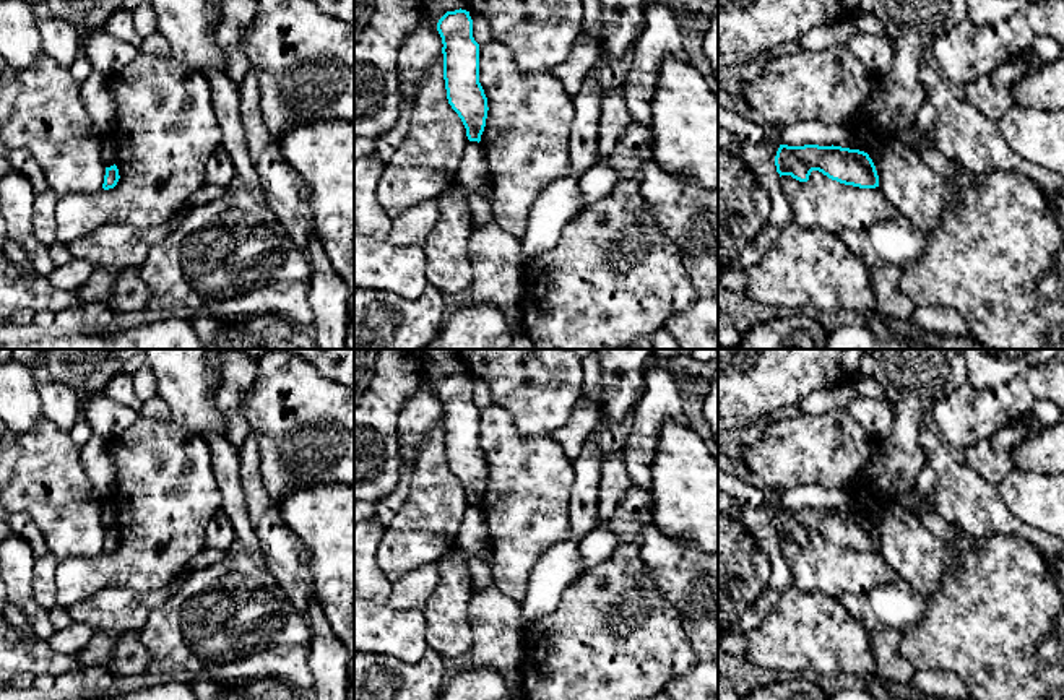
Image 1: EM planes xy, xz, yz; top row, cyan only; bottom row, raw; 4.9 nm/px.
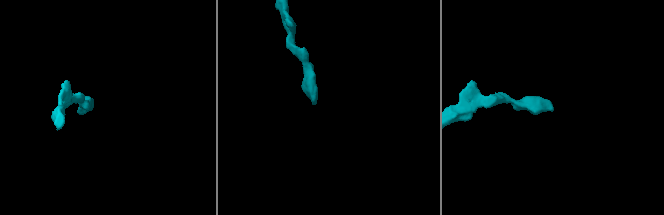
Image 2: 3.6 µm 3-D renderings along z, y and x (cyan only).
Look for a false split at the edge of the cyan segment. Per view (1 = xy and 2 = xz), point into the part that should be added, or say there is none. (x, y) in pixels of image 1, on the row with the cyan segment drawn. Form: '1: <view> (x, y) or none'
1: none
2: none

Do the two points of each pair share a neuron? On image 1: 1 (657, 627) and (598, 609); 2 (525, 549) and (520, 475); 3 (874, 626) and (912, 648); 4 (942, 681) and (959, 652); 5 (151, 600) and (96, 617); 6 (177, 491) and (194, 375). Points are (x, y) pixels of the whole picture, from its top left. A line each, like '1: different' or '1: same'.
1: same
2: same
3: different
4: different
5: same
6: different

